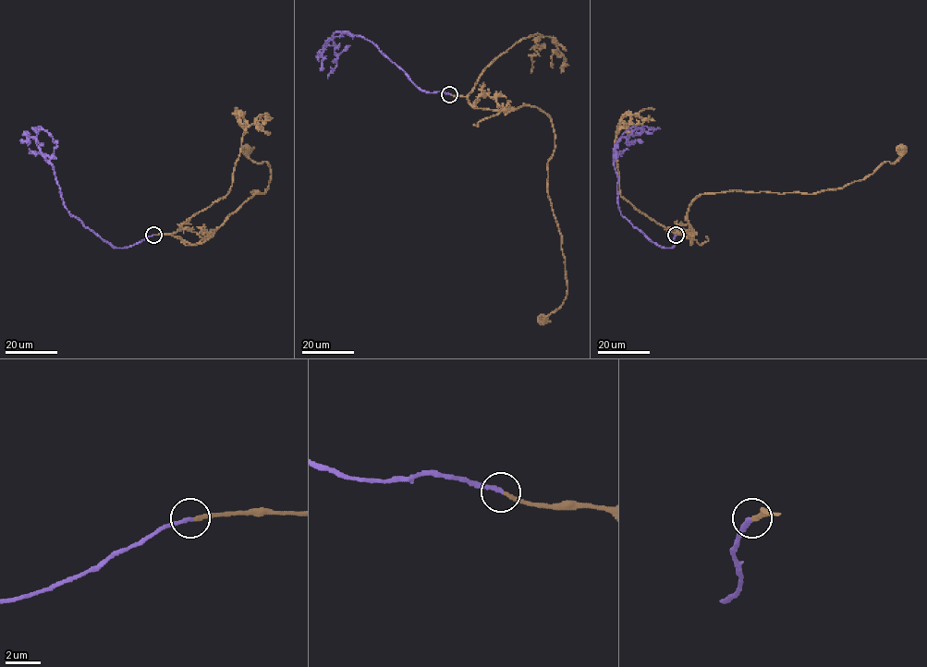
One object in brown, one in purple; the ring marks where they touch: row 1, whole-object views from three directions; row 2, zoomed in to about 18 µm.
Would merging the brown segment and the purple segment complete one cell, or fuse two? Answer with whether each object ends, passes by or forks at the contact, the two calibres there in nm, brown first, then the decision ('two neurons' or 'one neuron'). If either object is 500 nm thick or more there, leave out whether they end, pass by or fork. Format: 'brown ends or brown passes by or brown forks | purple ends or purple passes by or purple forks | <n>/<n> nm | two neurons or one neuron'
brown ends | purple ends | 200/200 nm | one neuron

